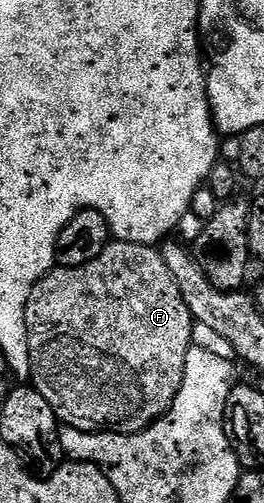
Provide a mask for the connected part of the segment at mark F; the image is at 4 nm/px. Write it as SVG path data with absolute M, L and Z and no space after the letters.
M111 242L91 262L74 268L54 267L53 271L41 279L33 289L30 290L24 301L25 317L27 318L27 350L31 354L31 366L33 374L31 377L32 387L37 389L43 398L57 411L58 421L62 425L70 424L81 432L101 432L97 434L108 434L110 432L124 432L136 434L150 428L157 420L168 412L169 407L175 402L175 394L183 386L183 374L187 366L187 354L194 347L193 327L195 321L191 310L187 310L187 302L183 302L183 294L179 294L179 286L167 270L167 262L163 262L160 251L148 244L122 244Z

